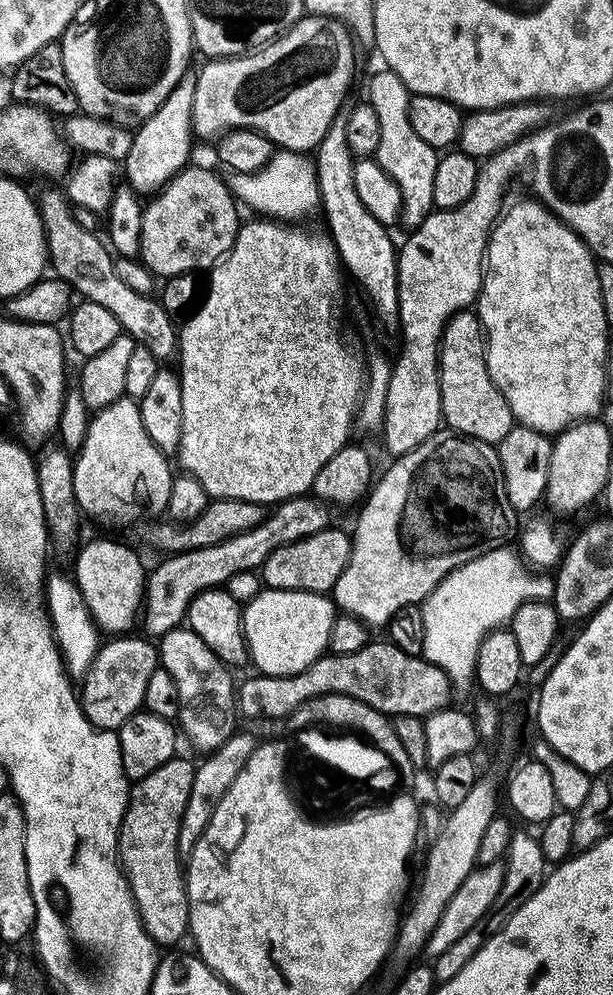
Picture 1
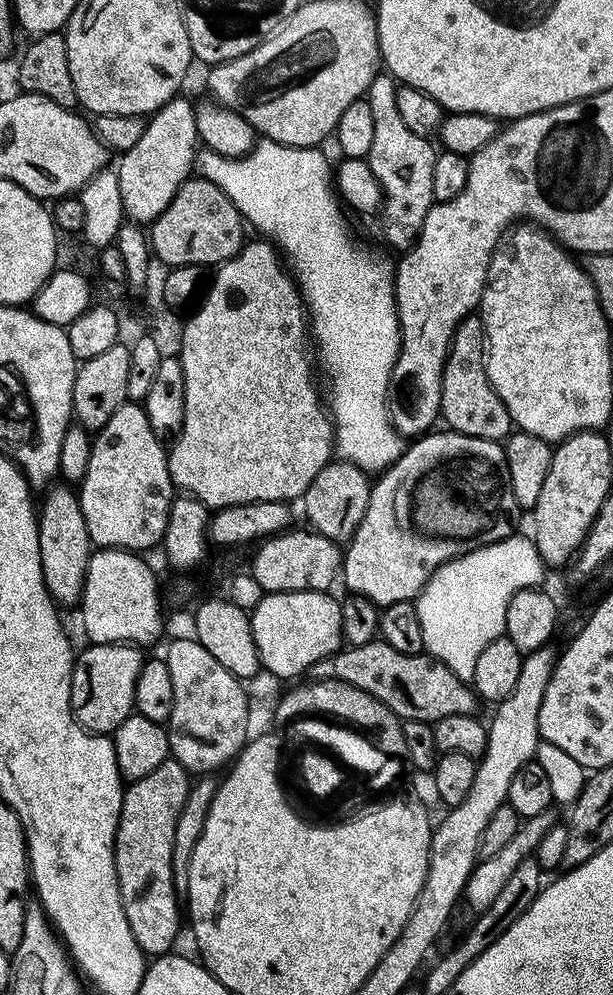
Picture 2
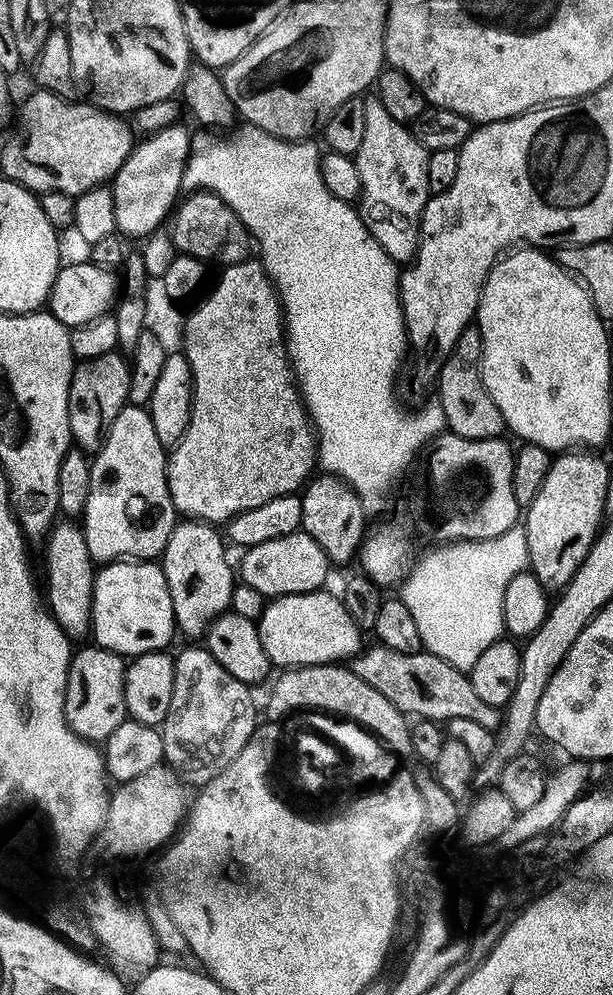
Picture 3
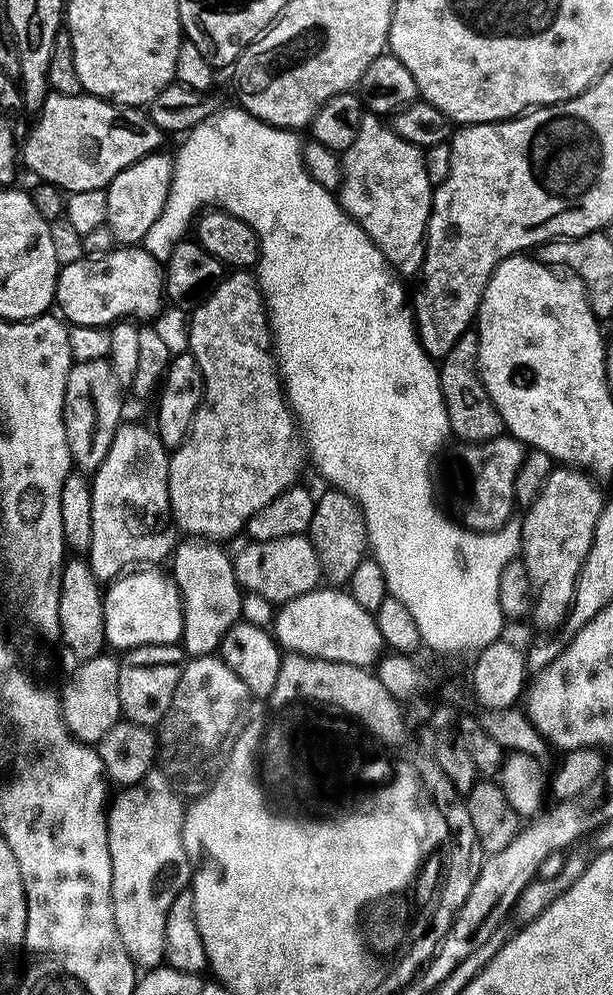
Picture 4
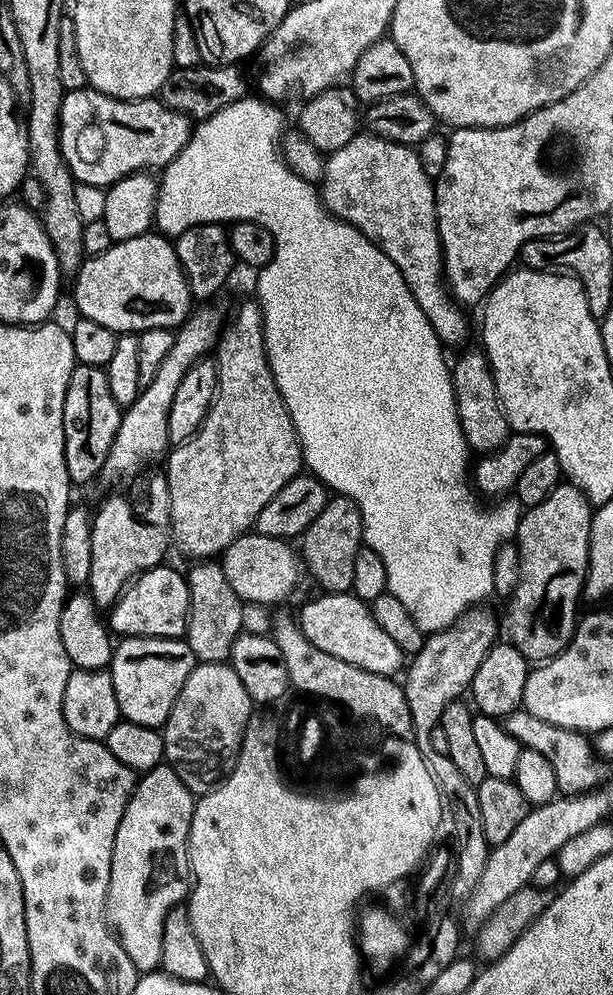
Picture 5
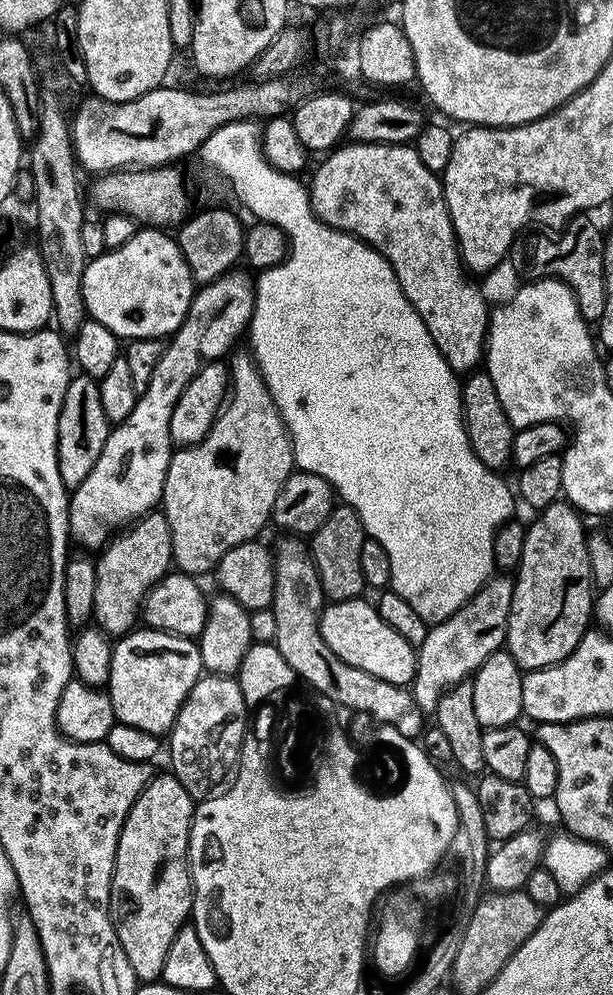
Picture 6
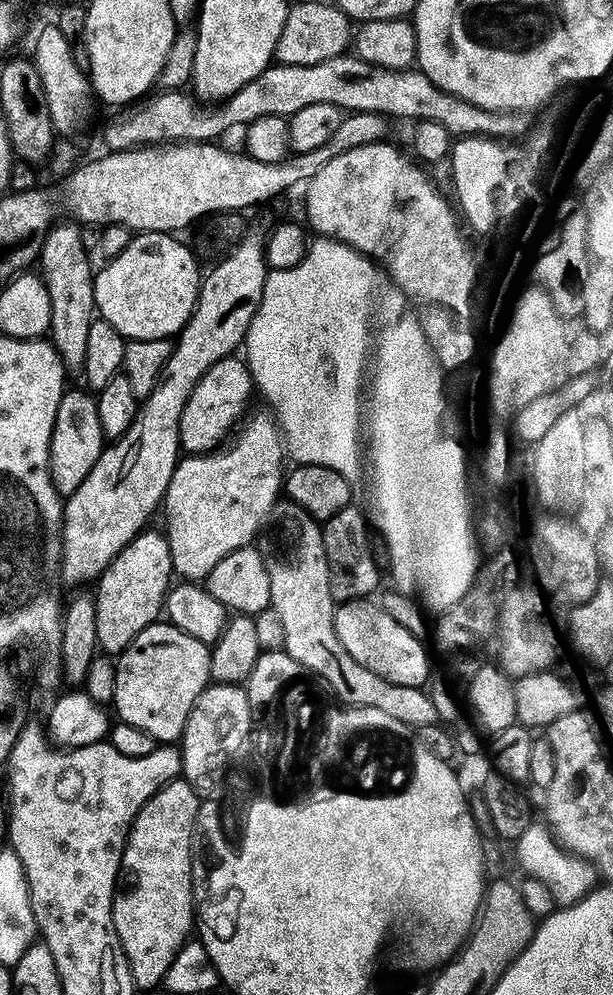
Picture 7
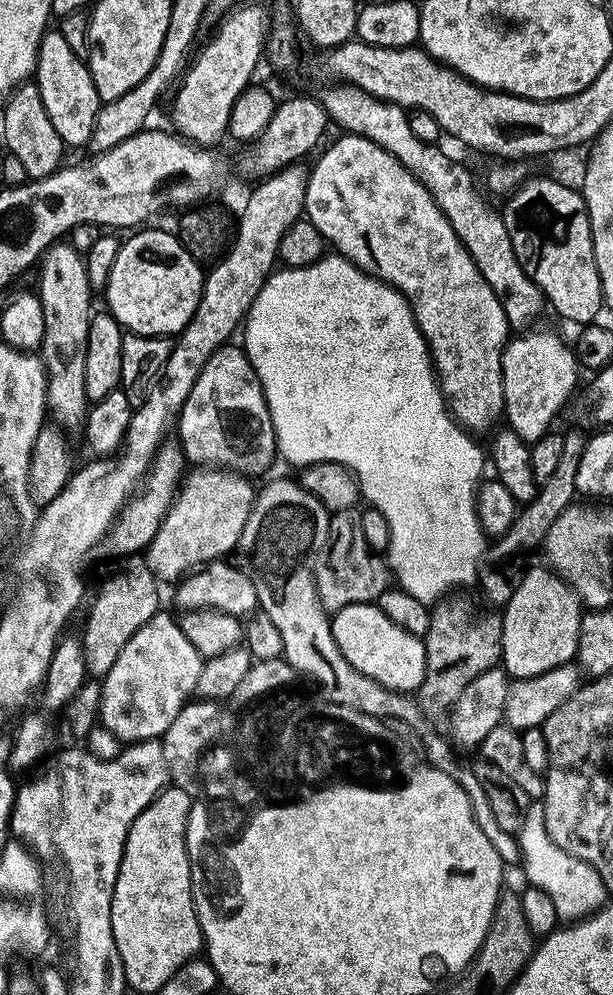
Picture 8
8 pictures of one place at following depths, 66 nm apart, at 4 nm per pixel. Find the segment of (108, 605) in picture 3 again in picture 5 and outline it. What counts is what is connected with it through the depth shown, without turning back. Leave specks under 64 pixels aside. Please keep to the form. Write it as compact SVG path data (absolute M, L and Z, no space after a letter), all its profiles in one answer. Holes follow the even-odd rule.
M169 566L142 572L125 589L110 610L110 628L117 637L153 636L175 640L185 635L192 598L185 573L175 572Z

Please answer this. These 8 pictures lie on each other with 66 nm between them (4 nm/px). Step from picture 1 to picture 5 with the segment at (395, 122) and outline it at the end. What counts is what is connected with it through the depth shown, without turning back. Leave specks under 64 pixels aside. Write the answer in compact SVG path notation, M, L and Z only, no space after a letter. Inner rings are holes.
M357 134L342 150L331 153L324 161L324 179L322 181L322 199L324 207L340 220L353 224L368 241L402 274L402 278L409 282L417 282L423 276L428 276L428 288L432 292L438 292L438 296L444 306L448 317L452 318L454 327L459 328L458 335L453 338L445 334L436 316L429 317L430 326L434 334L440 340L441 345L449 346L455 340L460 344L468 336L468 320L464 317L465 309L452 299L452 293L446 287L444 278L444 255L440 249L440 234L436 221L436 189L434 180L427 176L422 168L417 153L407 144L395 144L381 136L371 134Z

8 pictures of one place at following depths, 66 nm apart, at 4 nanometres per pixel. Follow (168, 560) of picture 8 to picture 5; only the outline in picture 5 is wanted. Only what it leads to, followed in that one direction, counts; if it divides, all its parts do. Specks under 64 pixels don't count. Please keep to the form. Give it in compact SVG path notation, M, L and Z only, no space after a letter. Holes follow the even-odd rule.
M249 298L245 304L240 304L236 308L236 313L231 313L230 319L225 323L224 330L220 334L220 339L216 341L214 349L214 363L216 365L216 394L208 413L204 416L199 430L188 439L185 444L177 444L167 453L168 469L166 475L168 478L168 489L170 490L170 518L172 519L172 538L175 547L180 547L188 556L196 556L192 558L216 558L227 550L232 543L243 536L255 525L258 514L262 514L262 506L266 506L266 502L270 502L270 498L274 498L274 494L278 494L278 490L282 490L282 486L286 486L286 482L290 482L302 472L302 457L300 454L300 439L294 430L294 422L290 418L290 414L284 405L282 394L278 390L278 386L272 377L272 371L268 365L266 352L264 350L264 319L260 314L260 305L255 299Z

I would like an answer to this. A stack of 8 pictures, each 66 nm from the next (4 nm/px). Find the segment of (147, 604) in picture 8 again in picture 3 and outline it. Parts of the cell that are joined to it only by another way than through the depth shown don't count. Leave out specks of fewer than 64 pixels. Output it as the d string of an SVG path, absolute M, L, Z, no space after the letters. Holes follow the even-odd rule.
M125 403L114 418L106 442L91 457L90 495L82 517L86 550L97 565L125 558L152 562L163 557L166 542L178 522L178 513L170 498L166 445L158 442L154 422L147 407Z

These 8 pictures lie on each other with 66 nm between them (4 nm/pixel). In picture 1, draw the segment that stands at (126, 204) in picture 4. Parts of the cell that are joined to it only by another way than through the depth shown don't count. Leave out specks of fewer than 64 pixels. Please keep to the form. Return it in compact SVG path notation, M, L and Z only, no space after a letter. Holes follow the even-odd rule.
M189 68L184 72L182 78L179 79L177 86L174 86L174 90L167 95L166 102L164 102L154 114L145 117L141 123L143 125L139 130L133 133L130 152L127 154L127 158L122 162L122 170L126 172L127 180L125 181L129 184L129 187L139 195L148 196L159 191L160 188L168 183L170 177L176 176L181 169L187 167L189 163L190 146L192 140L194 141L192 112L195 86L197 86L197 71Z

